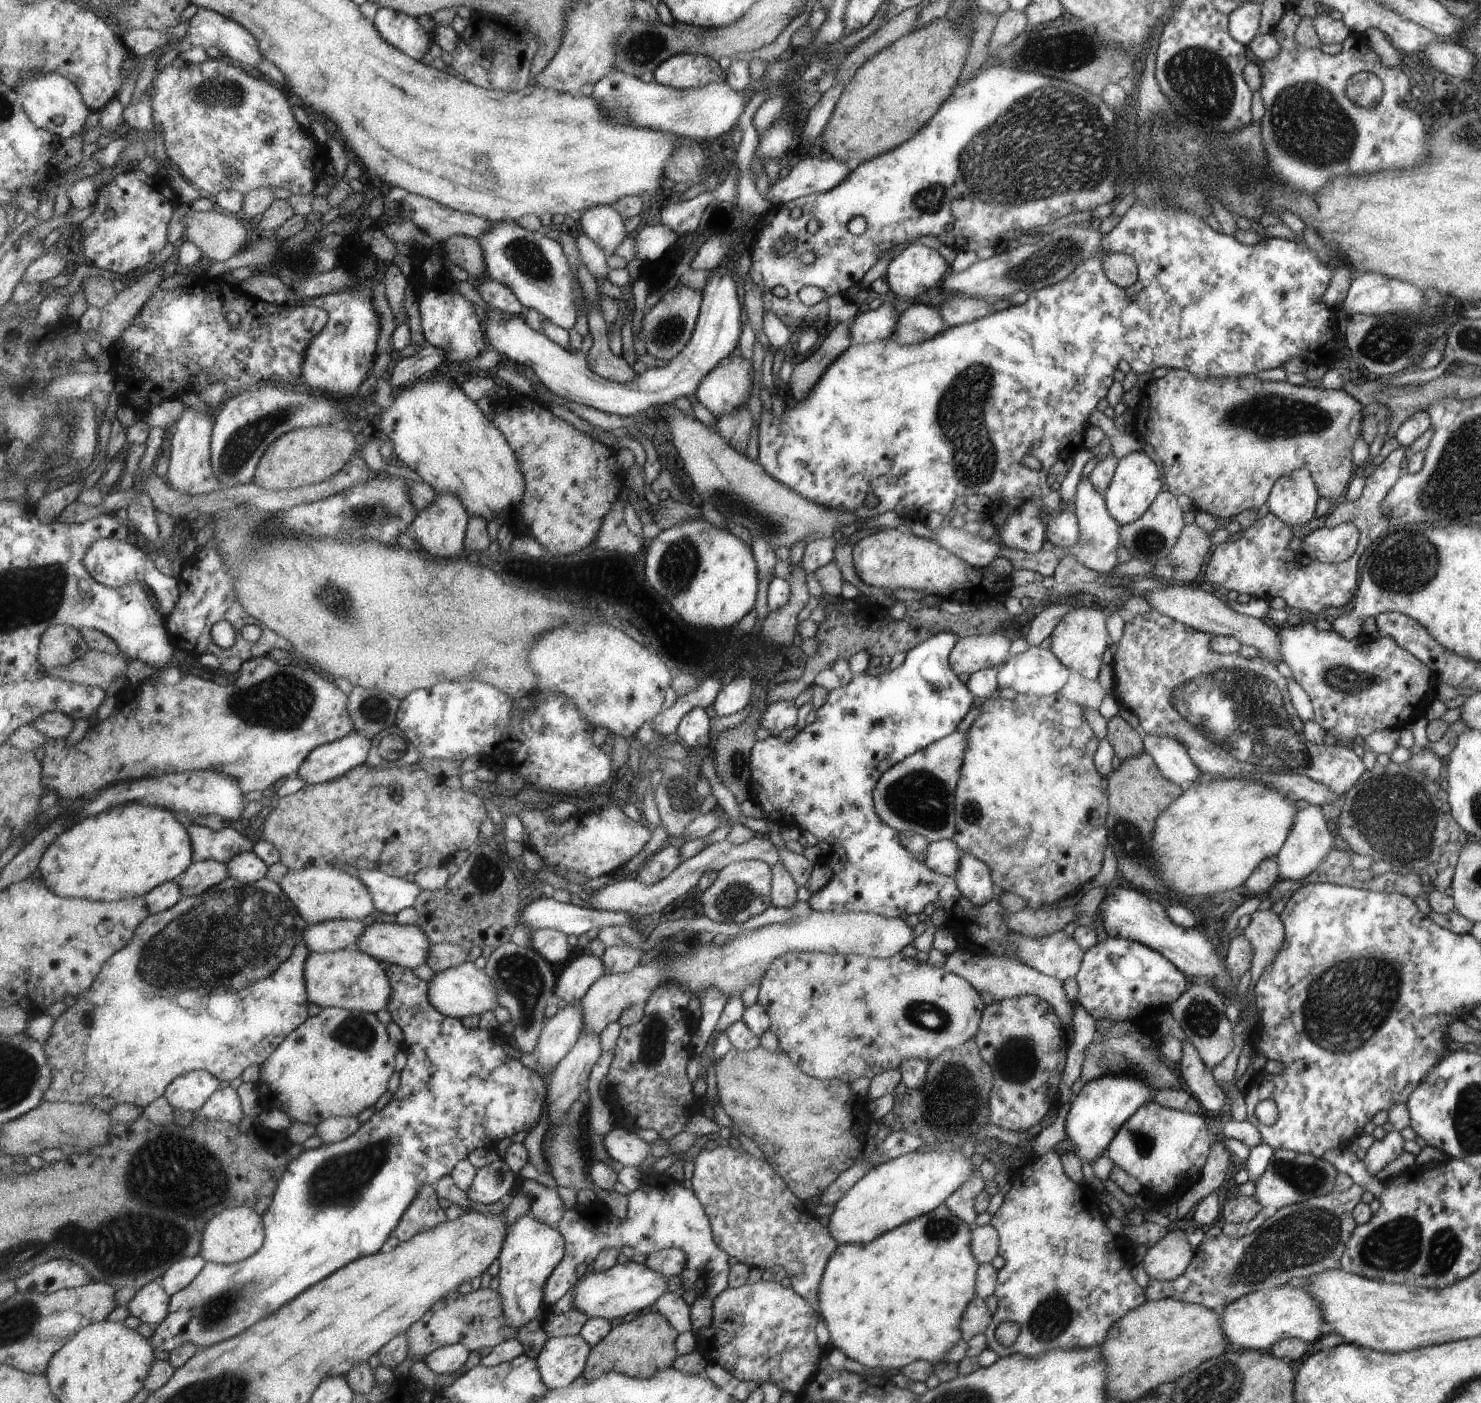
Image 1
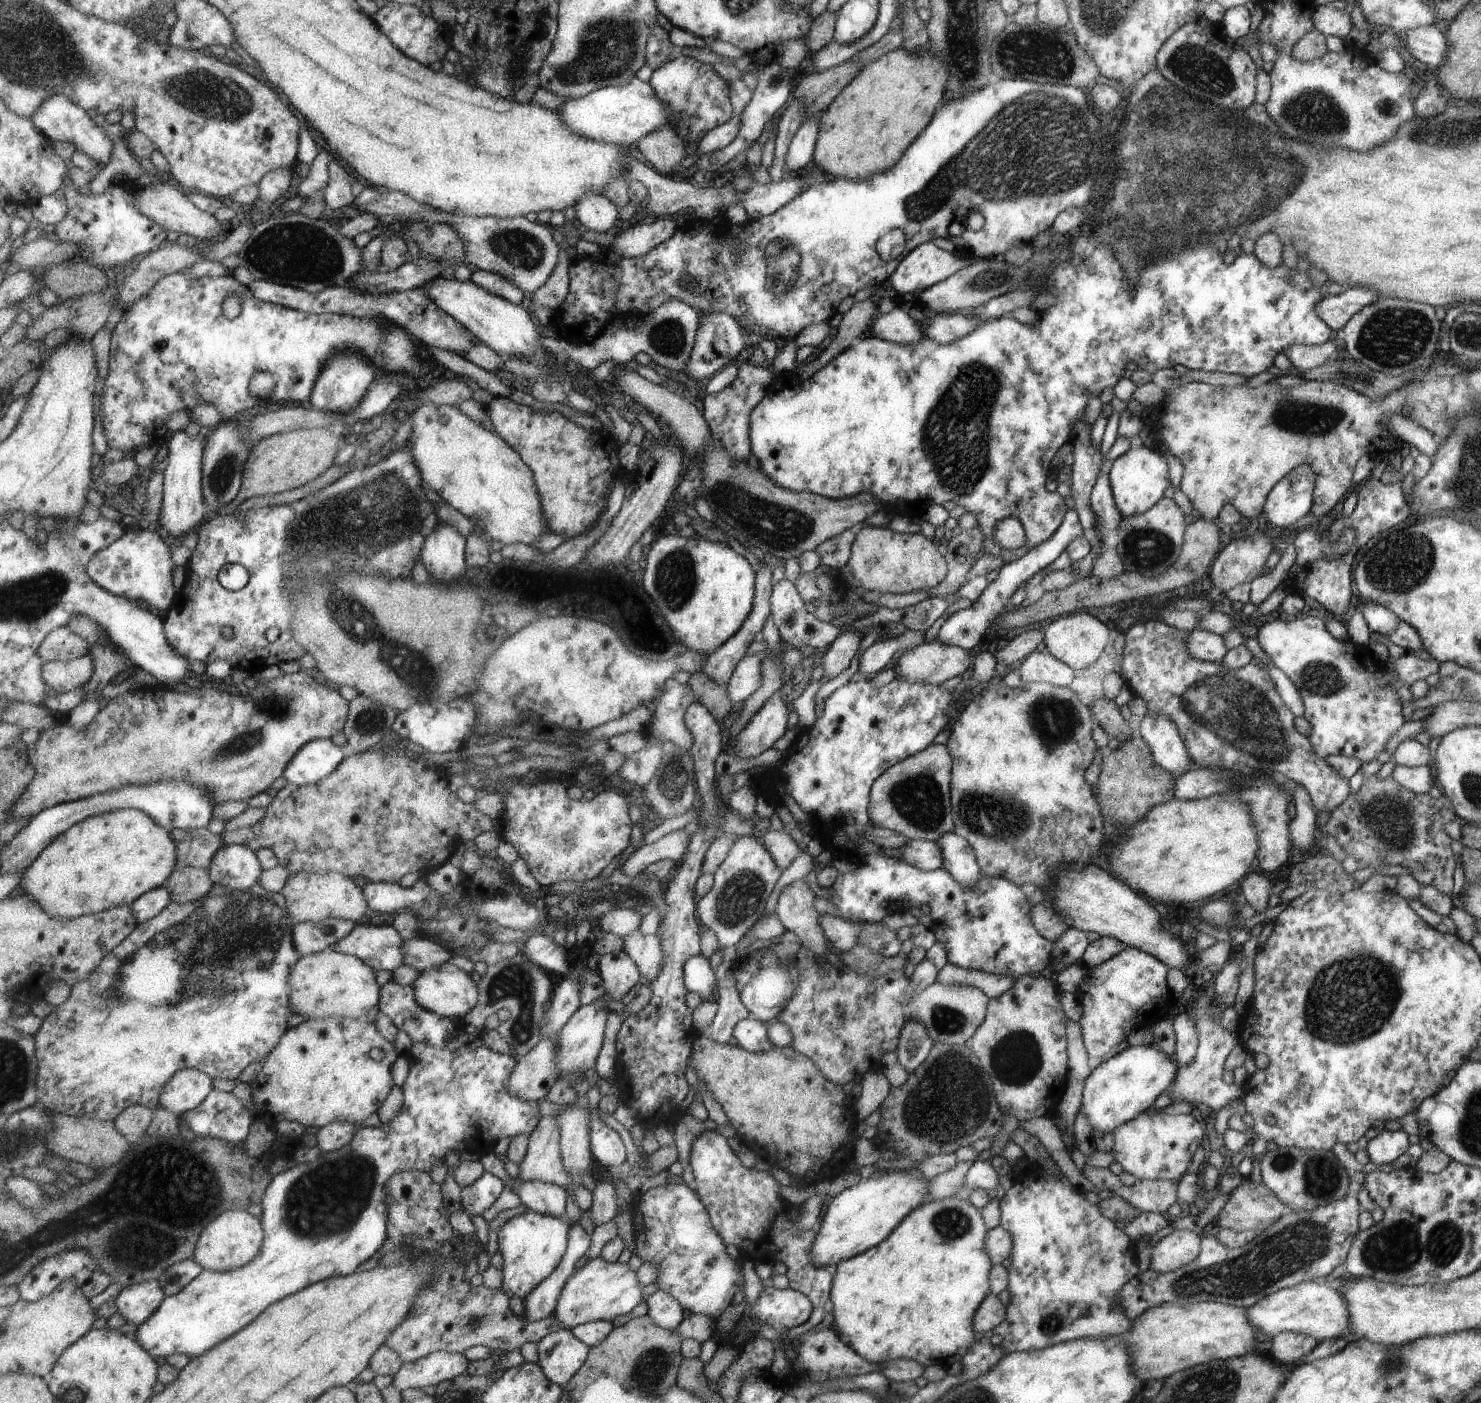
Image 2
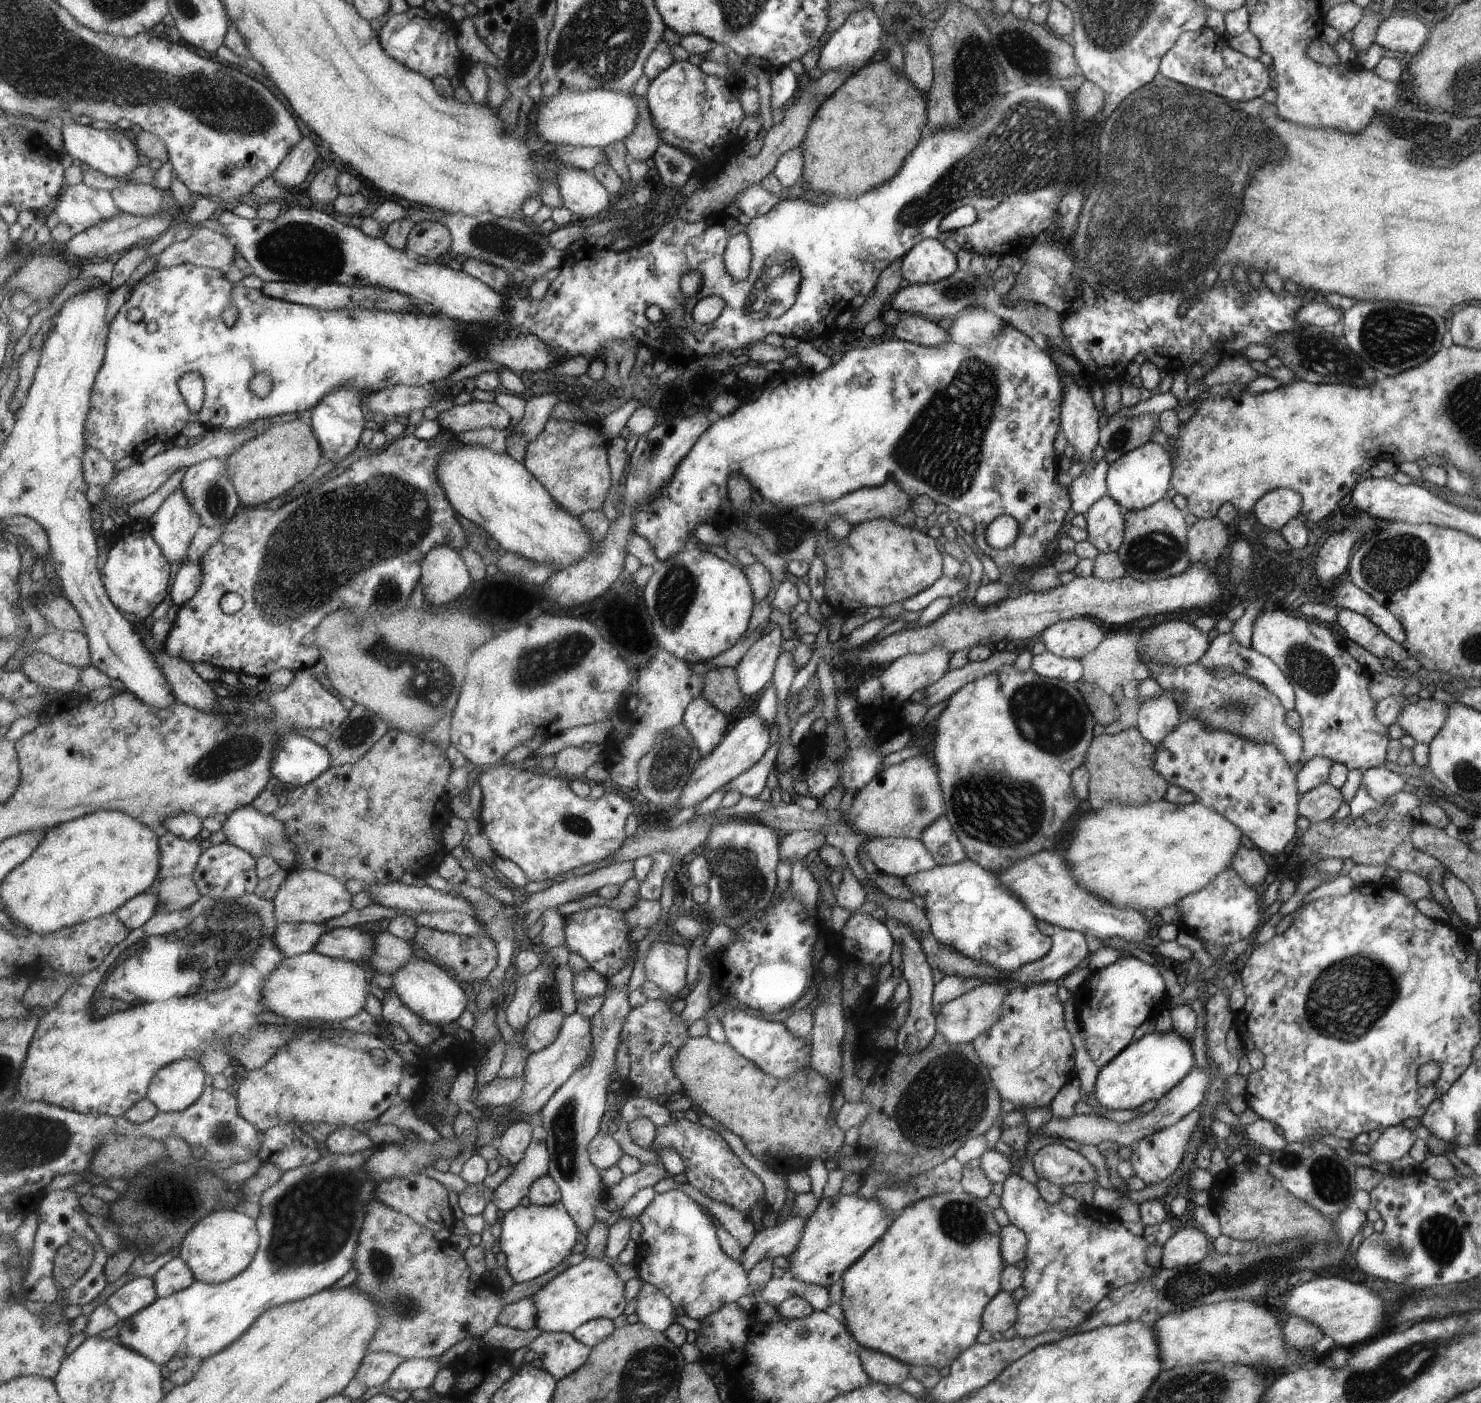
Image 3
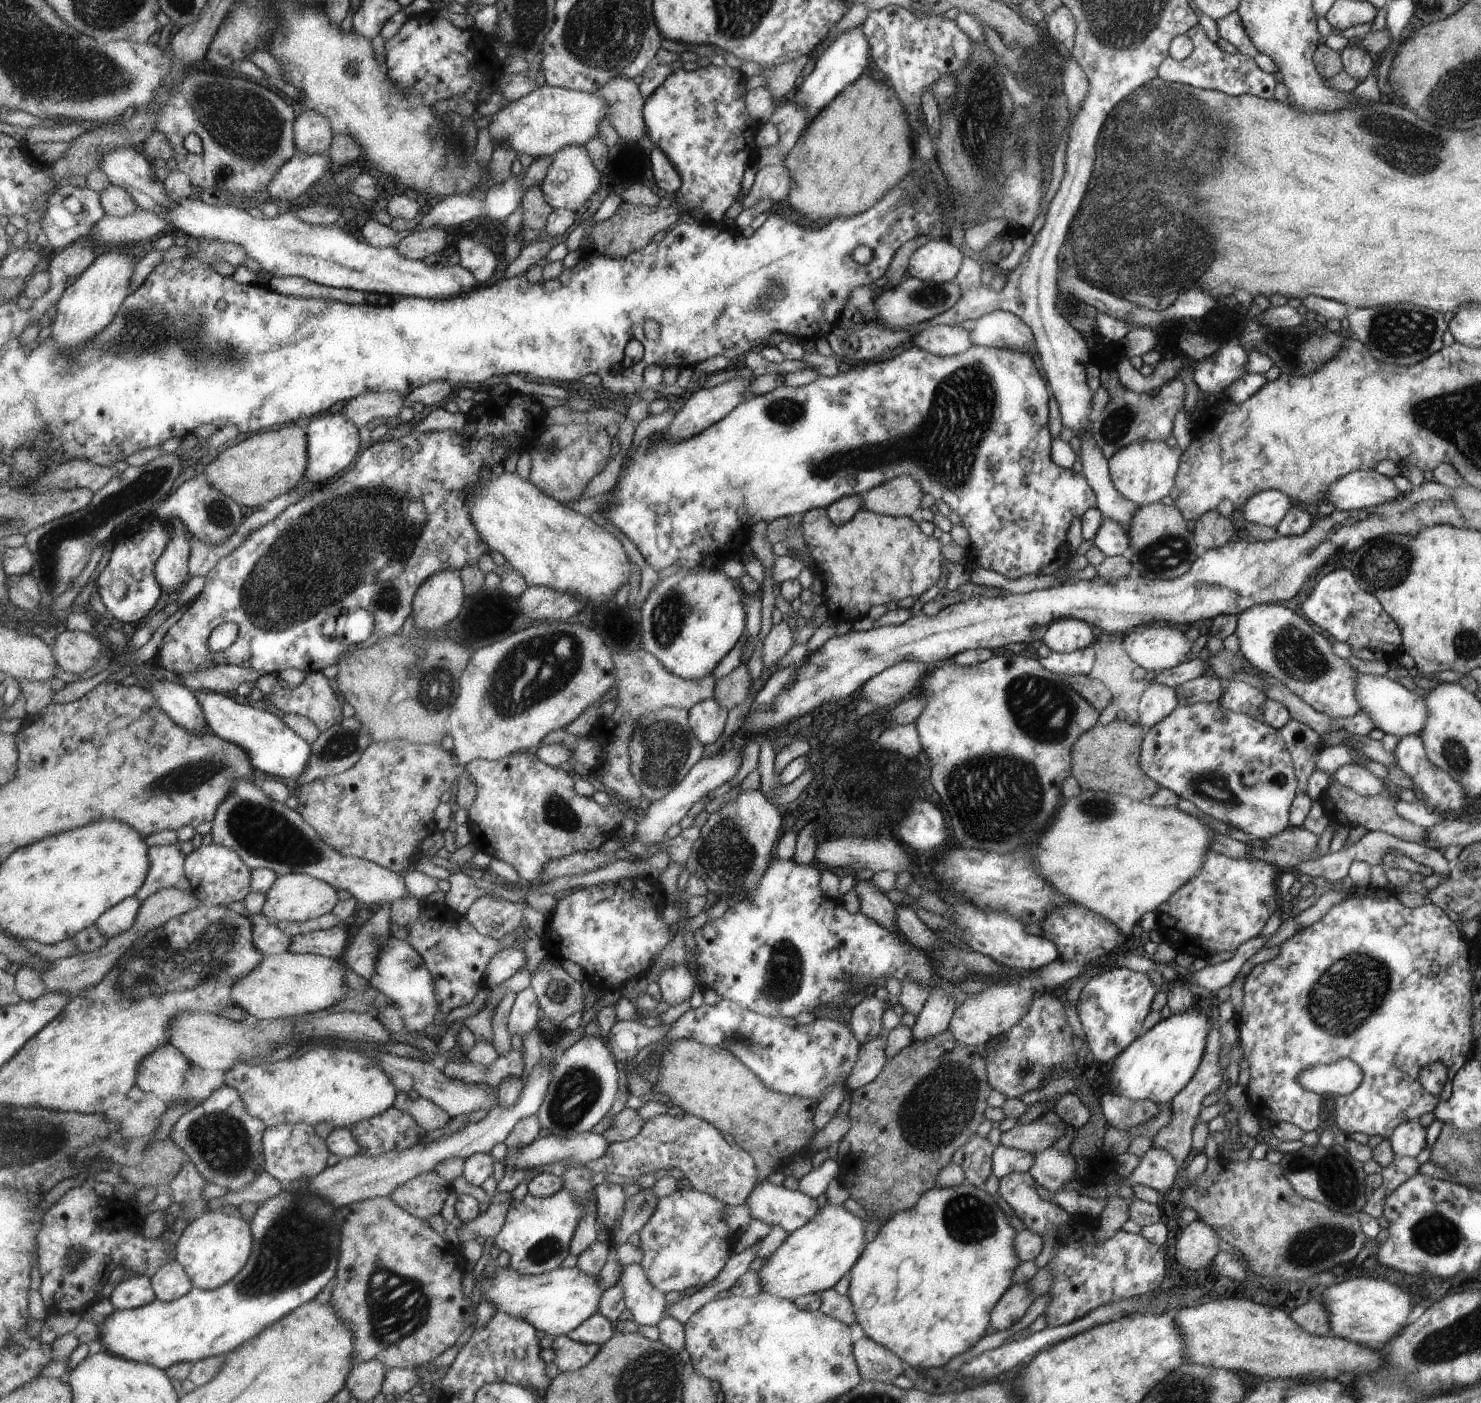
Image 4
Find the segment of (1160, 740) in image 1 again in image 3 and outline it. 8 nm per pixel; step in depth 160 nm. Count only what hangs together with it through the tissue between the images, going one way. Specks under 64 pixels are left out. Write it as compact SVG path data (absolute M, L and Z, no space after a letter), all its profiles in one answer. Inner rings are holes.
M1167 695L1144 699L1138 704L1138 731L1154 746L1174 729L1180 714L1173 699Z

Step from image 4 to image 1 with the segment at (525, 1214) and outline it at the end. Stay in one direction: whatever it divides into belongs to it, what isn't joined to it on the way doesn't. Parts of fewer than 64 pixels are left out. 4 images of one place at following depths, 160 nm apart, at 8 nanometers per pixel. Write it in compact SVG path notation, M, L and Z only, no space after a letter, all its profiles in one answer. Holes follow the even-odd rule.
M522 1215L513 1224L509 1224L502 1247L498 1258L501 1264L499 1289L508 1323L512 1327L521 1328L533 1318L542 1322L548 1314L544 1304L545 1285L566 1255L566 1238L557 1226Z

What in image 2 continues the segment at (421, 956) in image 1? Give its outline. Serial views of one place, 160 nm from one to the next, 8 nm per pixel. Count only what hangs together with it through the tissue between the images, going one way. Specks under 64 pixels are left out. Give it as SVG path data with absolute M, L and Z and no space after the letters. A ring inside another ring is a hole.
M358 924L347 936L340 938L333 948L338 953L359 957L375 970L391 973L404 964L404 942L393 925Z

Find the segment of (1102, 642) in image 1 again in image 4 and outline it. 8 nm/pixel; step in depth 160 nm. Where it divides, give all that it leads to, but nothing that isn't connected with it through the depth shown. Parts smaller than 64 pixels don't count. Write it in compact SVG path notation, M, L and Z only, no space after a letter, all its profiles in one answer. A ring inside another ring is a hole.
M1057 619L1046 628L1042 643L1051 651L1070 653L1091 645L1093 632L1086 622L1077 619Z

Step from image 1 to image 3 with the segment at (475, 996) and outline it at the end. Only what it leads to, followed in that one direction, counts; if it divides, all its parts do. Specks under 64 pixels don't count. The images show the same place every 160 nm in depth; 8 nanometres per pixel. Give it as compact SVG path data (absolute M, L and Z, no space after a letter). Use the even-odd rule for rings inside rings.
M413 957L393 975L393 978L392 990L417 1016L429 1024L441 1028L453 1024L459 1020L459 1016L465 1012L469 1004L465 989L443 967L433 961Z

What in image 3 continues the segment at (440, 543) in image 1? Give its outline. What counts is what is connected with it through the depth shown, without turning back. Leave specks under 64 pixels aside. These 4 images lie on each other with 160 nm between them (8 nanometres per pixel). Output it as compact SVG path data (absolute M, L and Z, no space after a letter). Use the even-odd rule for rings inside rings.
M448 544L435 547L422 562L422 588L429 604L451 604L473 584L461 552Z

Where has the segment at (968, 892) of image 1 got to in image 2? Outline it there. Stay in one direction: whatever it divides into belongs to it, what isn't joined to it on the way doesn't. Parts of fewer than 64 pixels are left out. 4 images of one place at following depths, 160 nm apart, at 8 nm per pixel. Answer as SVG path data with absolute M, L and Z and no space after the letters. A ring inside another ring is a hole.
M952 830L943 833L935 841L942 851L942 867L964 887L972 889L980 876L979 866L971 846Z

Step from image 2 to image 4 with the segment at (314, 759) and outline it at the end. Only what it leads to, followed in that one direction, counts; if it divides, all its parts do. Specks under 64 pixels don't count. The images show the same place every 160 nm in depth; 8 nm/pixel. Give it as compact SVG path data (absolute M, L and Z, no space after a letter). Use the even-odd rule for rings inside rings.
M196 690L195 694L206 710L206 717L214 734L244 748L255 769L271 774L273 778L295 780L308 767L309 759L313 754L312 744L299 736L273 712L237 704L233 696L226 693L209 694L203 690Z

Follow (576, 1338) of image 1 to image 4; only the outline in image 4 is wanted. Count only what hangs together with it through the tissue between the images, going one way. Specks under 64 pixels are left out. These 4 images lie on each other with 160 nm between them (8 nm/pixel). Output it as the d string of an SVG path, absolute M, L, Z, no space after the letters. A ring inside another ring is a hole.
M569 1335L559 1336L551 1346L555 1352L553 1363L561 1372L576 1371L589 1364L602 1350L597 1343L585 1344L574 1341Z

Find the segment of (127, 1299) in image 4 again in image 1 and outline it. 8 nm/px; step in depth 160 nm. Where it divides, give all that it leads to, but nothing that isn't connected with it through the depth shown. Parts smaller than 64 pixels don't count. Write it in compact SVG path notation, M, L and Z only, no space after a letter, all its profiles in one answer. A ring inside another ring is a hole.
M153 1281L143 1287L129 1304L129 1314L141 1319L142 1323L155 1328L170 1313L172 1296L161 1282Z

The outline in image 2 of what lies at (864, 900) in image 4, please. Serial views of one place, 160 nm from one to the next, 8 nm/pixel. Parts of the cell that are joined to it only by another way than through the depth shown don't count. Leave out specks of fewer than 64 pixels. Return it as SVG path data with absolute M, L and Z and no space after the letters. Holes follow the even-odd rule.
M908 1020L898 1036L898 1046L895 1048L897 1060L907 1073L923 1062L932 1045L925 1027L917 1021Z

